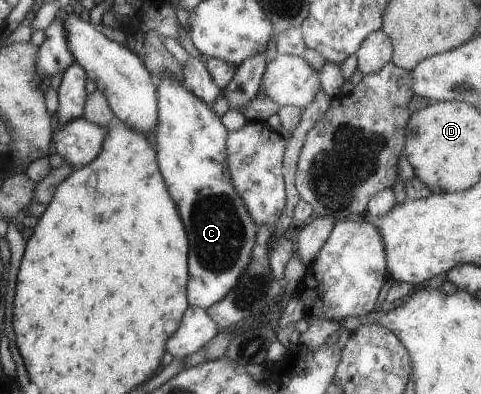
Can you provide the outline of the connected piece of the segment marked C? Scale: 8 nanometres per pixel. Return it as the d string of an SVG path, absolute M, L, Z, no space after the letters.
M160 74L160 78L154 79L156 84L156 98L158 102L156 103L156 128L154 128L155 133L155 155L156 162L158 165L158 170L164 179L164 184L166 185L166 190L172 198L172 202L176 205L176 210L178 210L178 216L182 218L182 224L184 224L184 230L186 231L186 236L188 239L188 254L187 254L187 271L188 278L186 281L186 300L190 306L200 307L206 310L210 306L214 306L216 302L220 302L226 294L230 292L238 284L238 278L242 276L242 272L246 270L246 264L250 262L250 250L252 246L256 244L256 232L257 227L250 214L246 212L244 208L244 202L238 198L238 194L234 192L234 186L230 182L230 174L226 170L226 154L224 154L224 148L226 148L226 135L227 130L224 128L224 125L221 124L221 120L218 116L212 111L211 108L208 108L204 102L200 102L198 98L192 96L186 88L183 87L183 84L171 74Z

